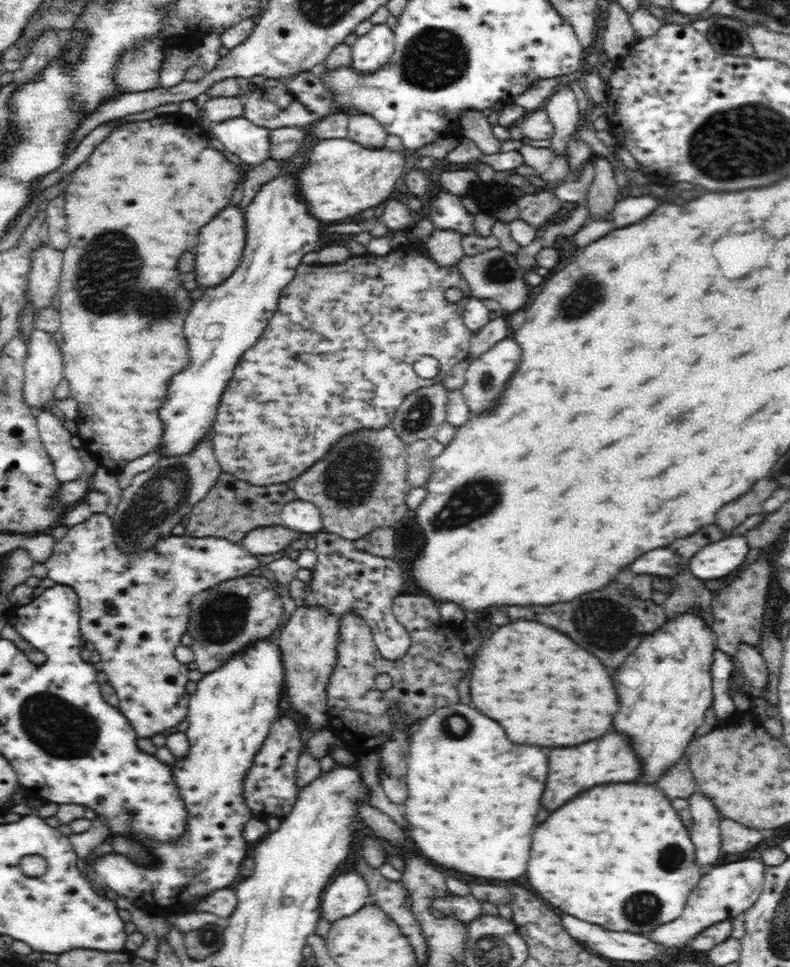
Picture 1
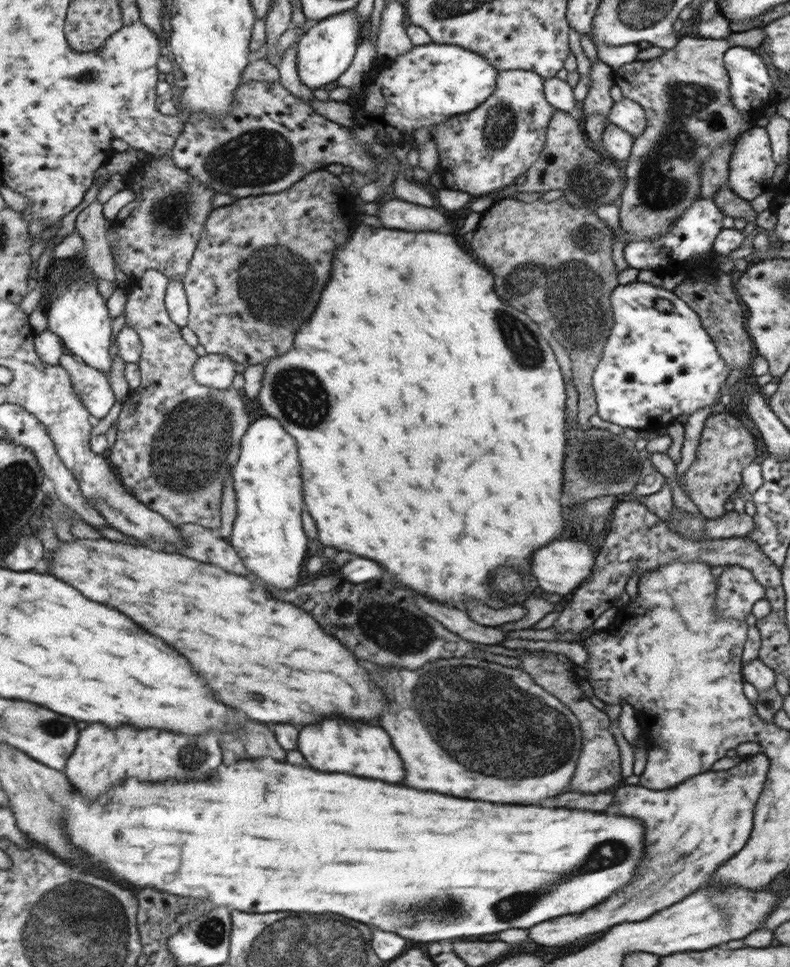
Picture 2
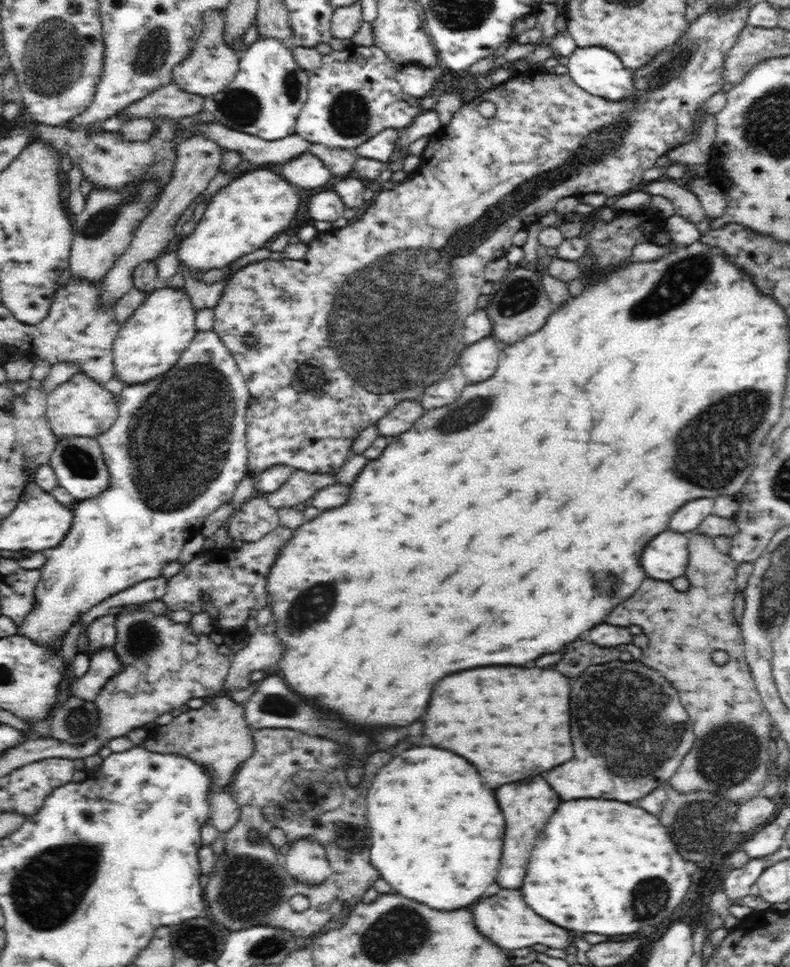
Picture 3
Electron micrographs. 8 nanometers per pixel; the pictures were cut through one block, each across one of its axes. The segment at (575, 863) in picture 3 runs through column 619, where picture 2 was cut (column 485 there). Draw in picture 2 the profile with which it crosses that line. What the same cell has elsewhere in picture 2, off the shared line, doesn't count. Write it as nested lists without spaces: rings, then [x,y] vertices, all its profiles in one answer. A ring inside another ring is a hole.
[[[260,758],[260,760],[240,760],[234,766],[224,766],[220,768],[220,772],[216,772],[216,776],[212,776],[212,780],[202,780],[196,784],[184,784],[184,782],[172,782],[172,784],[142,784],[138,780],[132,780],[132,784],[124,784],[124,788],[120,788],[120,792],[116,792],[116,796],[112,796],[112,800],[104,806],[96,806],[92,802],[88,802],[78,790],[76,790],[76,800],[72,800],[72,814],[68,812],[68,832],[72,832],[72,840],[76,840],[76,844],[80,844],[80,848],[84,848],[84,852],[92,852],[92,856],[96,856],[96,860],[100,860],[100,864],[104,864],[106,870],[110,870],[112,876],[118,876],[124,882],[130,882],[134,886],[152,886],[158,890],[166,890],[170,894],[178,894],[178,896],[190,896],[190,898],[208,898],[214,900],[214,906],[224,906],[234,908],[234,910],[242,910],[242,912],[266,914],[266,912],[310,912],[310,914],[324,914],[324,912],[338,912],[346,918],[354,918],[358,922],[364,924],[372,924],[372,928],[380,929],[386,932],[393,932],[404,939],[414,940],[419,942],[440,942],[446,940],[446,944],[452,938],[470,938],[470,936],[484,936],[484,934],[496,934],[508,928],[530,928],[534,924],[540,924],[544,920],[550,918],[558,918],[558,916],[566,916],[566,914],[578,914],[584,912],[588,908],[594,908],[598,904],[602,904],[606,898],[610,898],[614,892],[622,890],[624,886],[628,886],[634,876],[636,870],[642,862],[642,858],[646,856],[644,825],[640,819],[631,818],[630,816],[606,816],[600,812],[586,812],[586,810],[568,810],[568,808],[542,808],[542,806],[506,806],[506,804],[490,804],[490,802],[482,802],[482,800],[460,800],[454,796],[442,796],[436,792],[418,792],[416,788],[406,788],[406,786],[396,786],[396,784],[386,784],[382,780],[368,780],[368,778],[356,778],[356,776],[348,776],[348,774],[326,774],[326,772],[316,772],[310,768],[302,768],[302,766],[292,766],[292,764],[284,764],[284,762],[276,762],[272,758]],[[542,862],[552,862],[548,870],[542,872]]]

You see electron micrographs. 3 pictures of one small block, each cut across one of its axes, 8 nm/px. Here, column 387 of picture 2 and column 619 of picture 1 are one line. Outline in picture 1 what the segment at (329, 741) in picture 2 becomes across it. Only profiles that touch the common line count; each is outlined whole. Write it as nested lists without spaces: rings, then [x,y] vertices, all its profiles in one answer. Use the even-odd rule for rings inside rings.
[[[610,732],[602,738],[584,742],[580,746],[550,750],[548,760],[550,760],[550,772],[548,772],[548,782],[546,782],[544,800],[542,800],[542,804],[548,810],[556,810],[556,808],[564,806],[576,794],[584,792],[592,786],[606,784],[606,782],[632,782],[642,774],[640,758],[632,750],[630,738],[622,736],[618,732]]]

